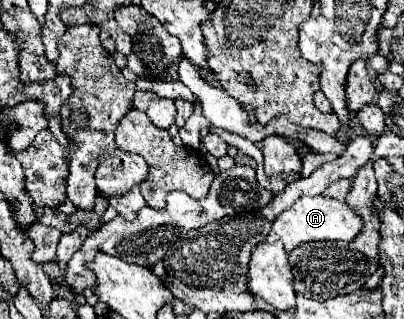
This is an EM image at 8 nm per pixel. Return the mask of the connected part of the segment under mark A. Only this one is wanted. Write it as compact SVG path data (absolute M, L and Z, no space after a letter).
M301 196L287 212L283 212L271 226L271 232L267 234L267 242L281 240L285 244L285 250L291 252L303 242L315 242L315 240L345 240L351 242L357 238L363 230L363 218L357 214L355 208L351 208L345 200L335 200L329 196Z

